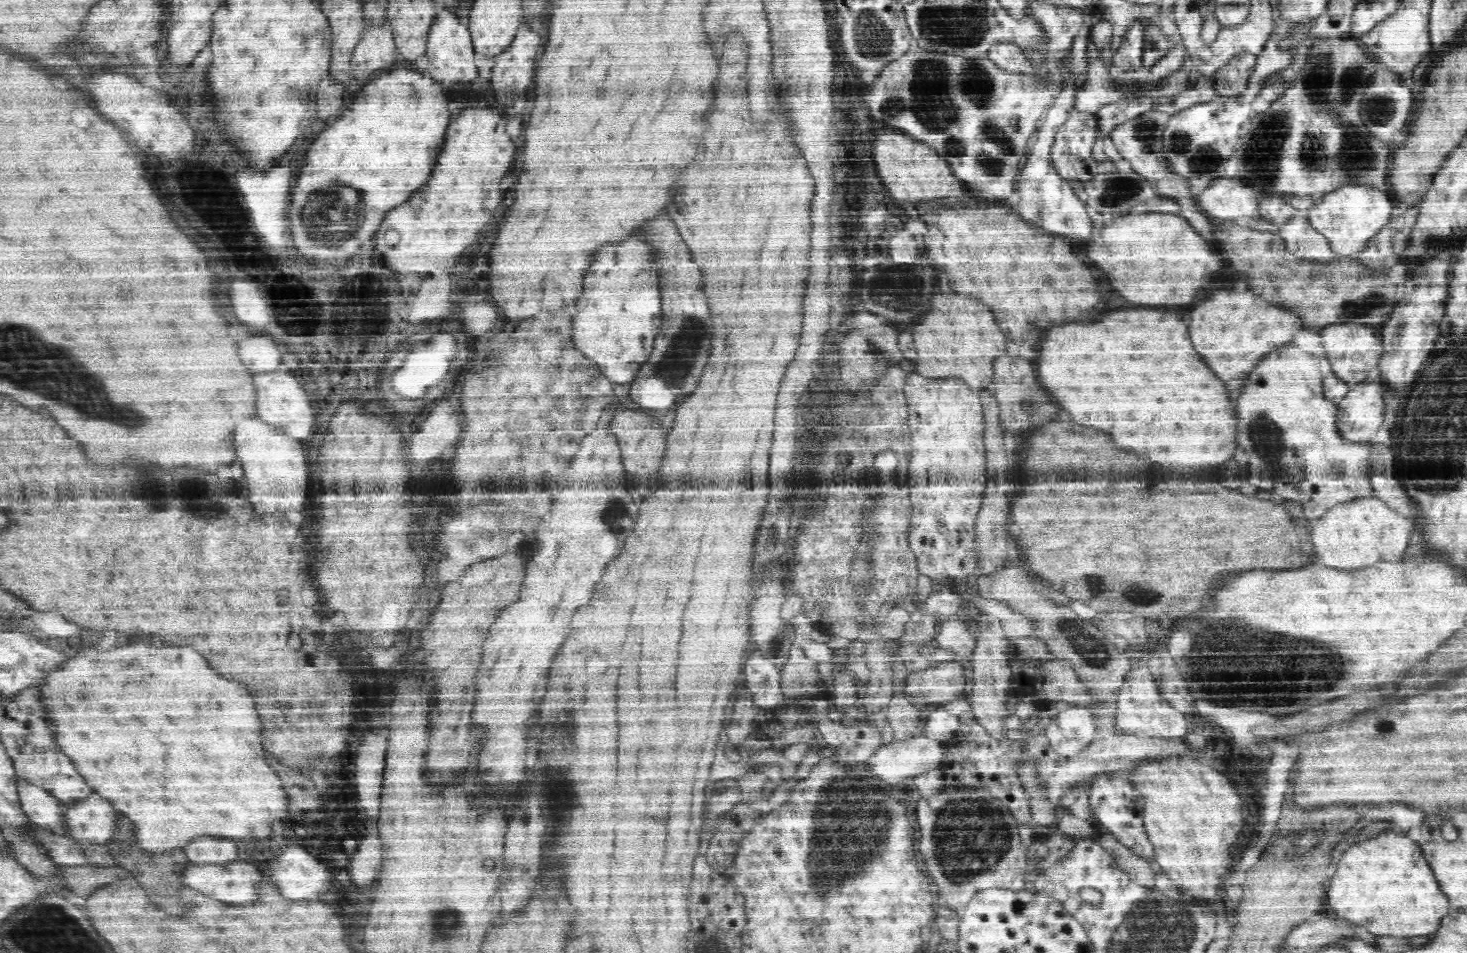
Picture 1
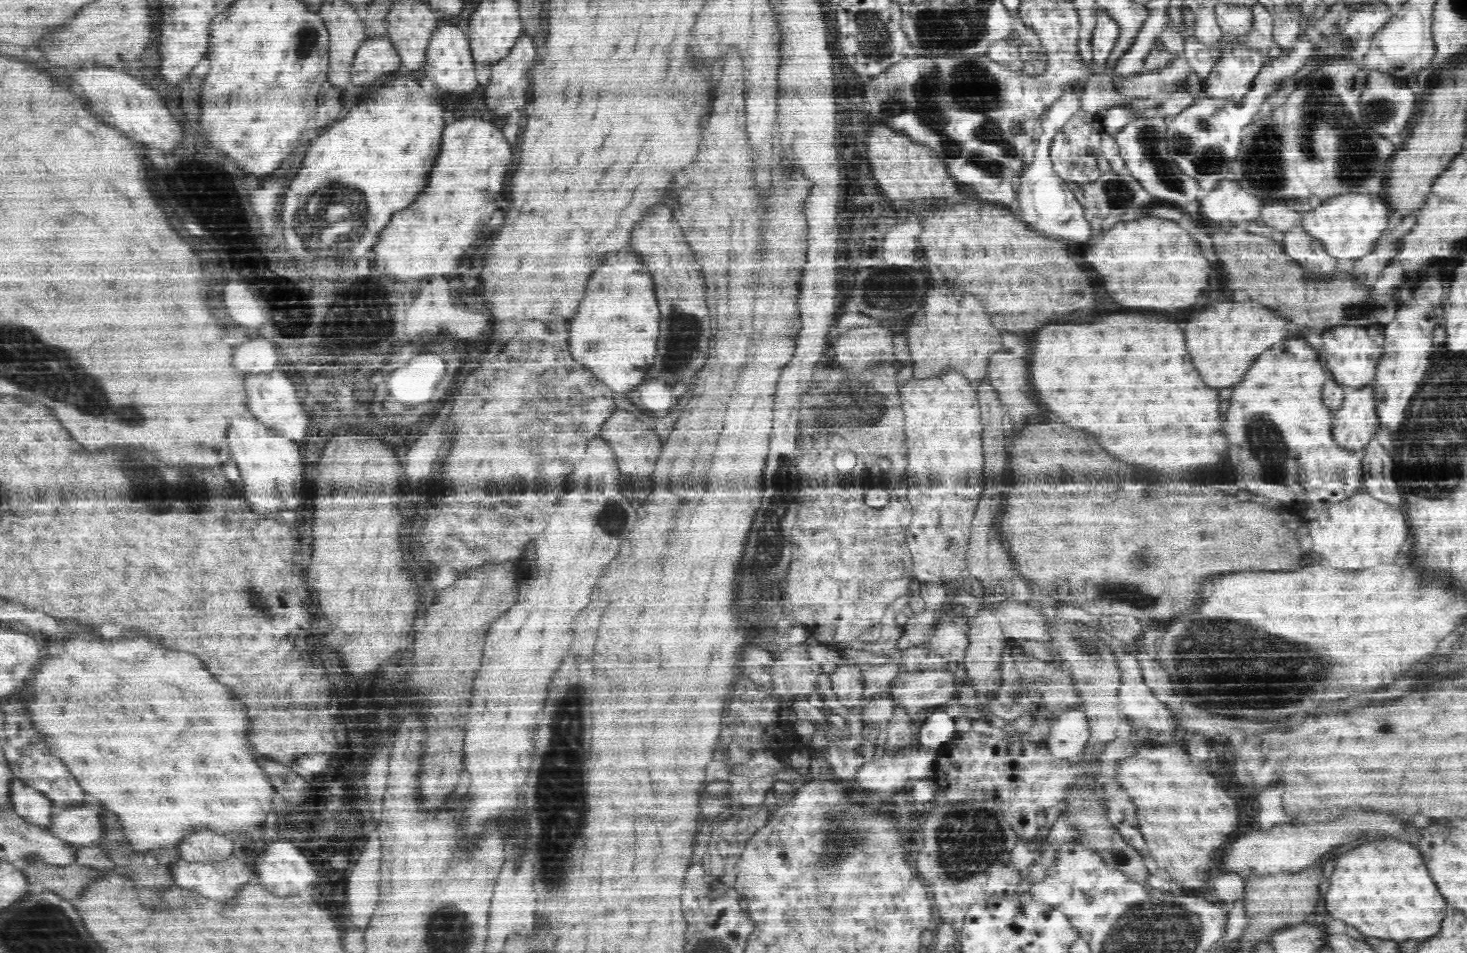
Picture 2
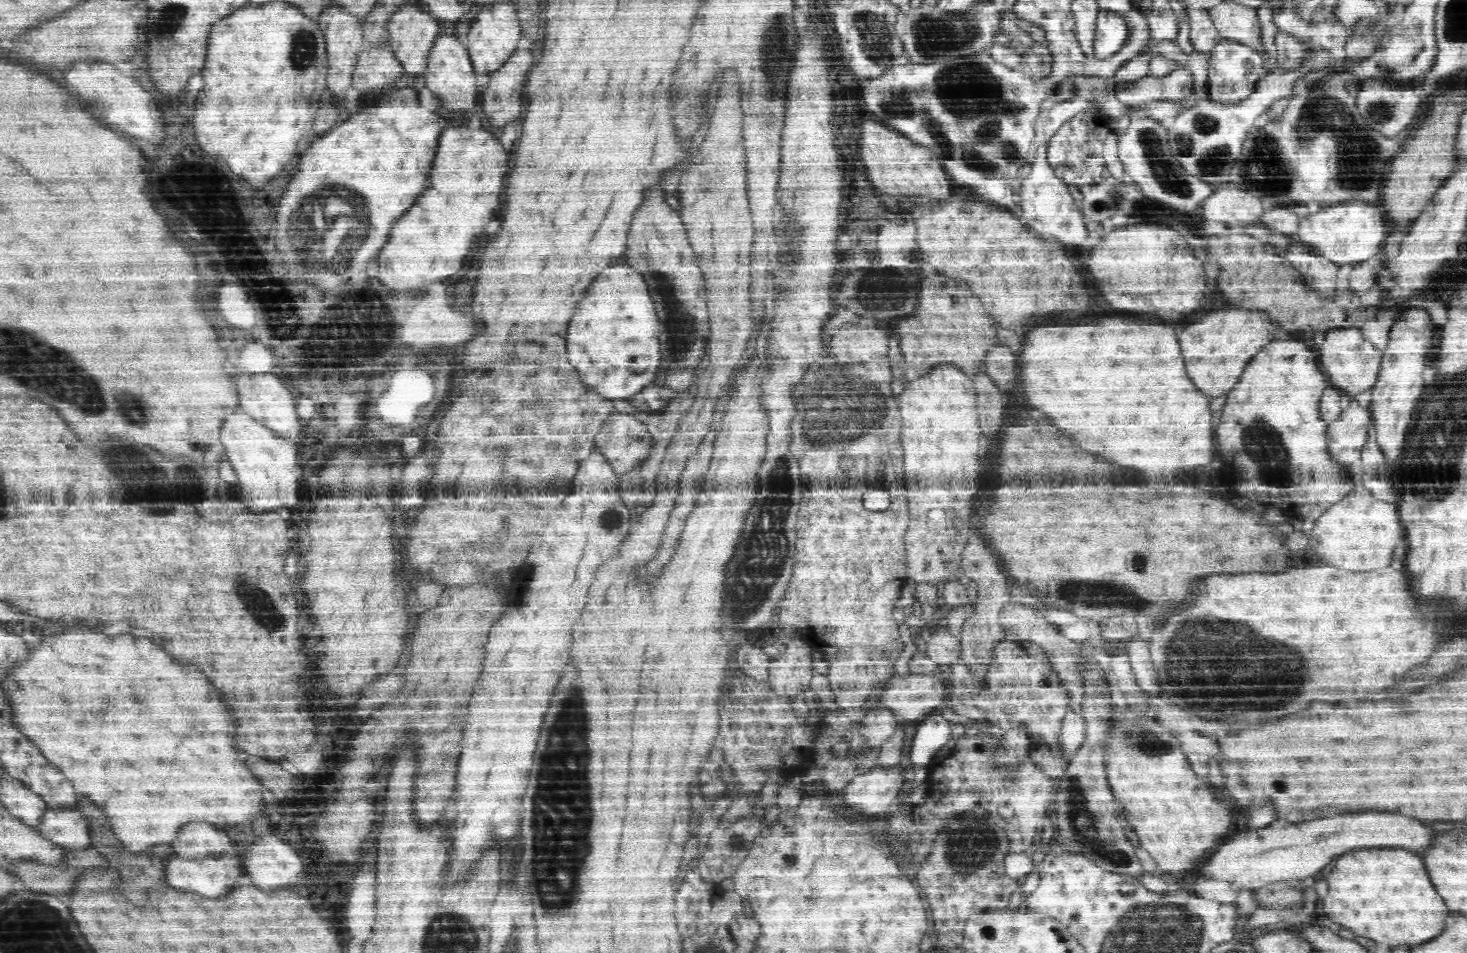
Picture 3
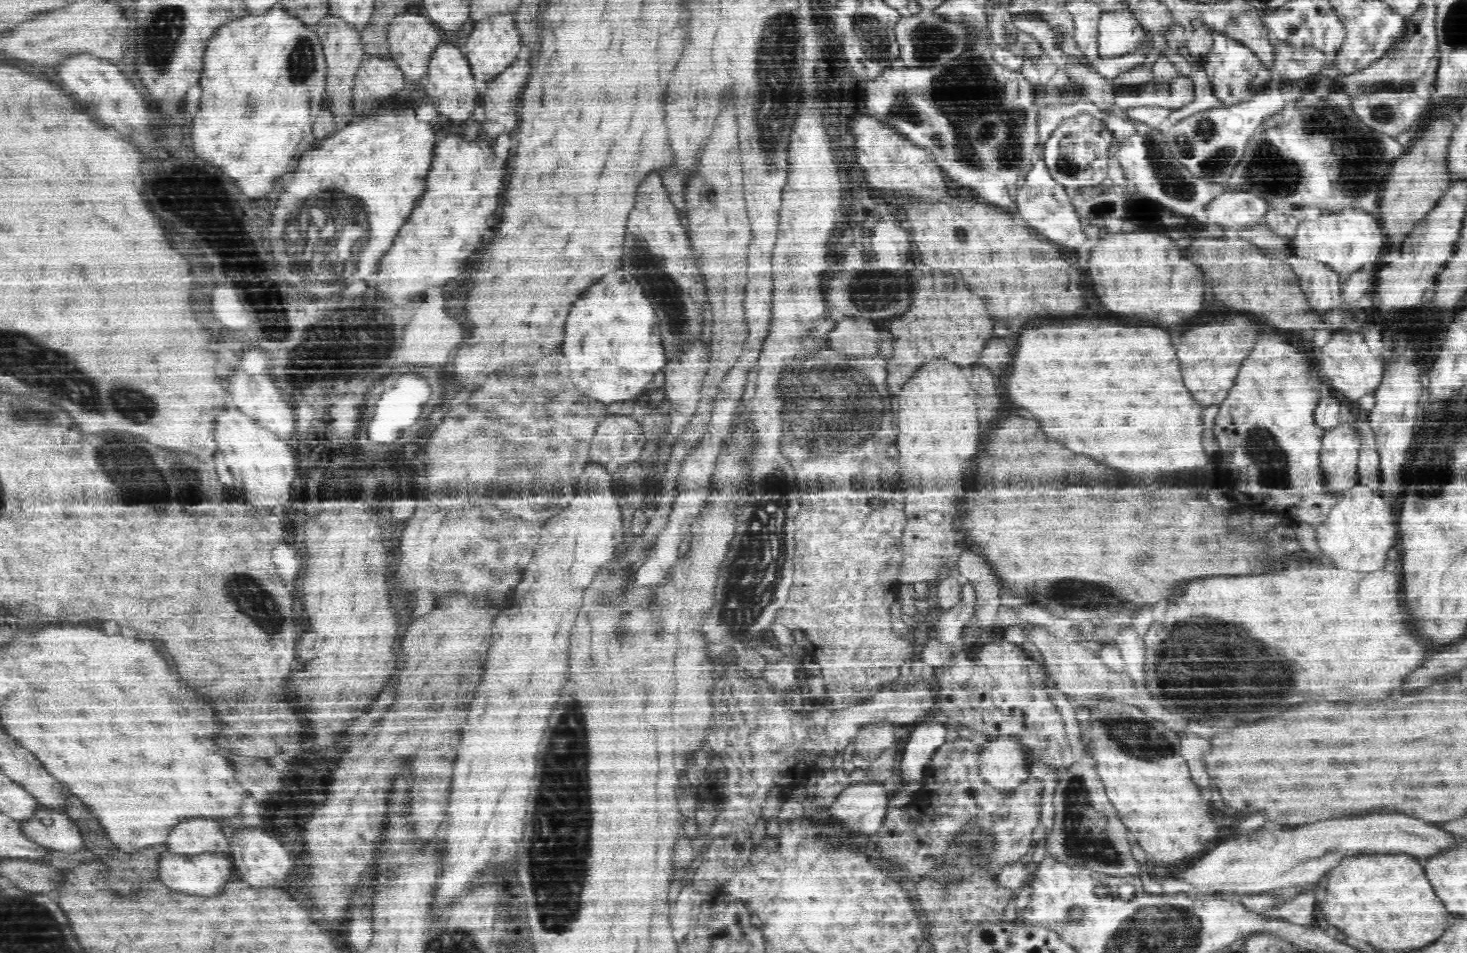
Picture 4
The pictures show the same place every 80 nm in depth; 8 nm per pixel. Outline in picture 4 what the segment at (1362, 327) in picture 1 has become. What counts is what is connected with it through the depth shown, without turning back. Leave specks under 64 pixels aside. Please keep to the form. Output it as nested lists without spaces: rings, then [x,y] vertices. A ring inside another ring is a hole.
[[[1334,330],[1328,342],[1317,352],[1319,355],[1317,365],[1321,365],[1324,369],[1329,388],[1338,393],[1346,402],[1355,404],[1360,397],[1378,388],[1382,372],[1384,372],[1384,364],[1382,358],[1370,350],[1370,346],[1360,332]]]

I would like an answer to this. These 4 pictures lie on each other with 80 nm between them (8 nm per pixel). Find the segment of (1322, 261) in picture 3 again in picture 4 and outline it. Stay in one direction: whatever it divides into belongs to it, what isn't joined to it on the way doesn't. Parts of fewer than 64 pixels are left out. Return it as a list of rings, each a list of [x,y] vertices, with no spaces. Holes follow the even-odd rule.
[[[1290,254],[1288,262],[1292,270],[1298,274],[1302,290],[1309,296],[1311,307],[1314,310],[1328,310],[1343,302],[1338,284],[1338,274],[1329,264]]]

